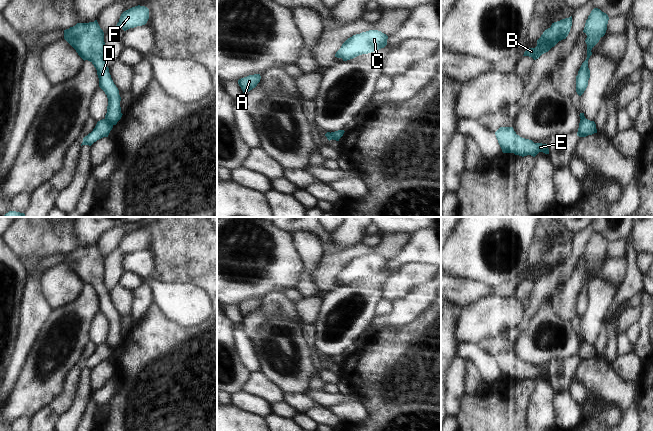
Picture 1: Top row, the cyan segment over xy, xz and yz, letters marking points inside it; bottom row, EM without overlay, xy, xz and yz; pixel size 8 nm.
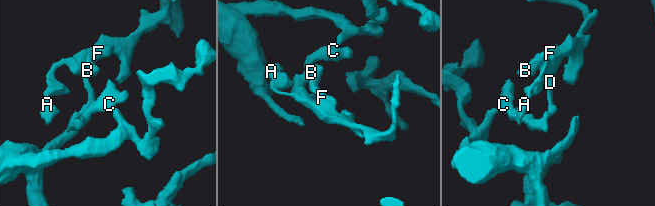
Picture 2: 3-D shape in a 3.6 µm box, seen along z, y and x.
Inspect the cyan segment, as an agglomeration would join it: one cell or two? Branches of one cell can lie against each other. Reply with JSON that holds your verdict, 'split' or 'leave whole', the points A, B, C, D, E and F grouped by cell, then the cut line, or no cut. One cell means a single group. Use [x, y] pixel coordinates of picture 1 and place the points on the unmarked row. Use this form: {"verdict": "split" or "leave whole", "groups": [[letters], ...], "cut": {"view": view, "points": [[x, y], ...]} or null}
{"verdict": "split", "groups": [["A", "B", "D", "F"], ["C", "E"]], "cut": {"view": "xy", "points": [[105, 342], [112, 349]]}}

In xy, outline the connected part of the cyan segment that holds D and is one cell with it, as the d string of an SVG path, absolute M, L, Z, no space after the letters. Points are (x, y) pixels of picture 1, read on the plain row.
M97 244L89 247L77 247L75 250L64 254L64 263L84 285L90 285L96 292L99 311L108 322L105 343L112 349L116 349L123 339L120 331L121 321L104 285L104 256Z

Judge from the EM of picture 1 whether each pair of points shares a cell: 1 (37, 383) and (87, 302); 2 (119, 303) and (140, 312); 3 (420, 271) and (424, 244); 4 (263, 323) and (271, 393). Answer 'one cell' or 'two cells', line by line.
1: one cell
2: two cells
3: two cells
4: two cells

